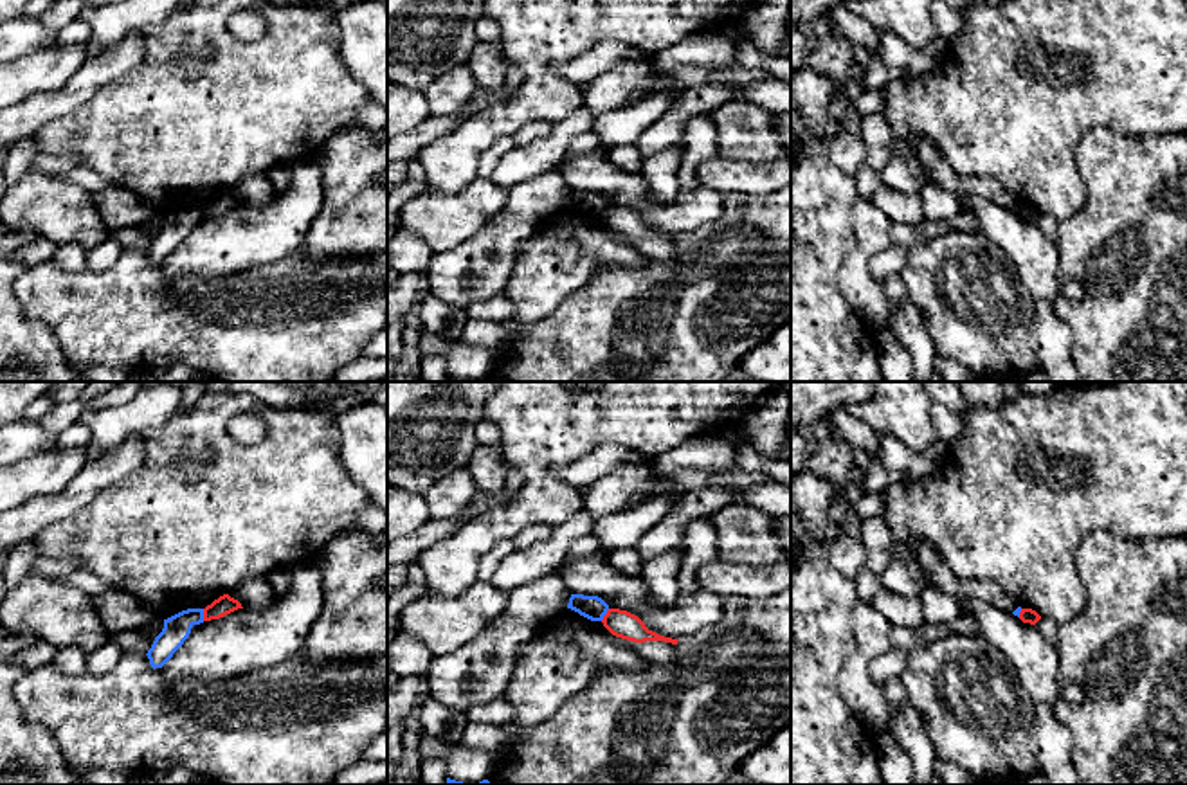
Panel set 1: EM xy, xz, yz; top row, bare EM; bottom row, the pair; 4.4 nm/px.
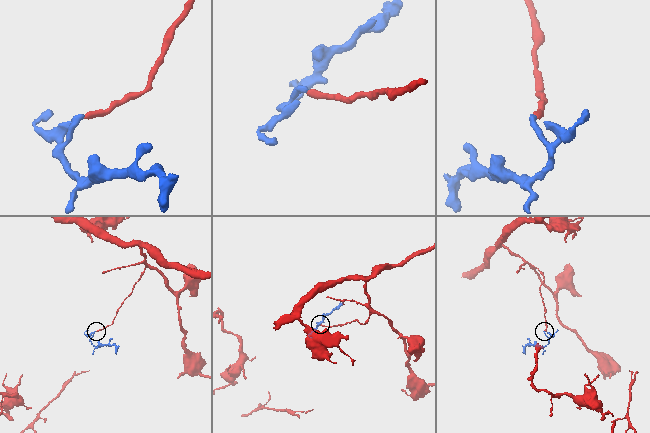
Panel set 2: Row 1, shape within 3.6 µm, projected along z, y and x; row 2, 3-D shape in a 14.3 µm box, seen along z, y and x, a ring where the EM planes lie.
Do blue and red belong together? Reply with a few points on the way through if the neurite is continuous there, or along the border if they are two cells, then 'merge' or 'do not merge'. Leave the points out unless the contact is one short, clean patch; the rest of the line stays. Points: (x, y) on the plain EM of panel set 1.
border along xy (202, 206), (204, 216); do not merge

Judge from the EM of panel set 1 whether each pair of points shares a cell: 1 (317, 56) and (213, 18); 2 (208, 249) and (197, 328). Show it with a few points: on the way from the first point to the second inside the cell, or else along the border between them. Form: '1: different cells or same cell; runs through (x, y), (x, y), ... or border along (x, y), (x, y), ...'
1: same cell; runs through (289, 56), (240, 56), (231, 47)
2: different cells; border along (244, 272), (217, 283), (181, 285), (175, 292)

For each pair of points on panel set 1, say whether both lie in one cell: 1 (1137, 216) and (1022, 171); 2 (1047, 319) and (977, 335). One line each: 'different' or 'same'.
1: different
2: different

